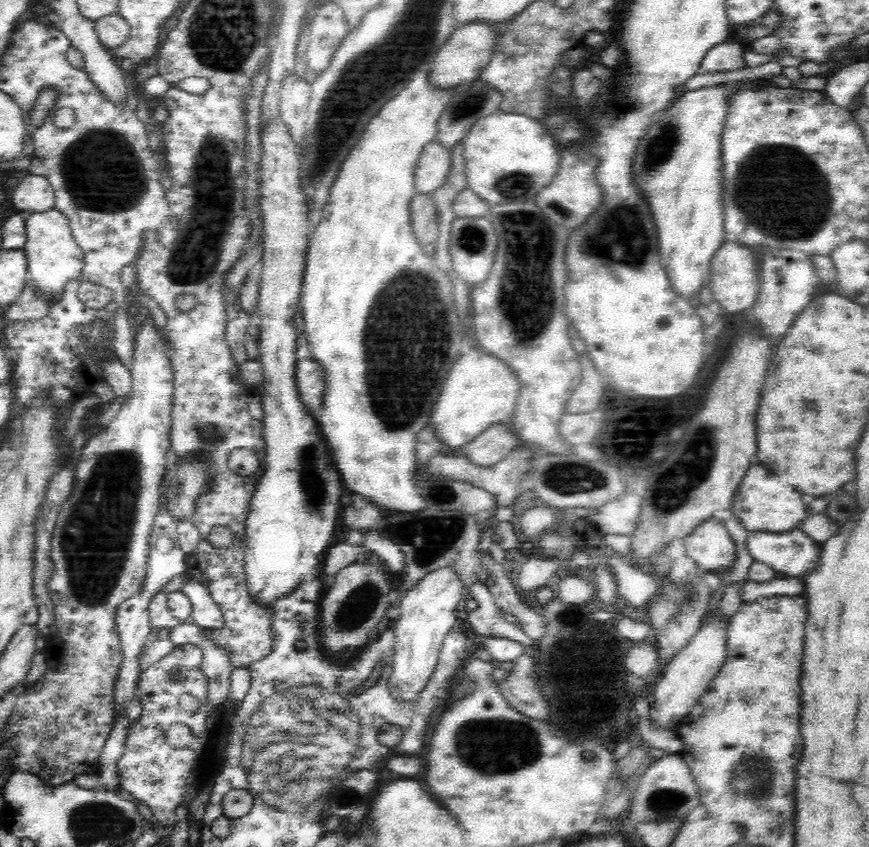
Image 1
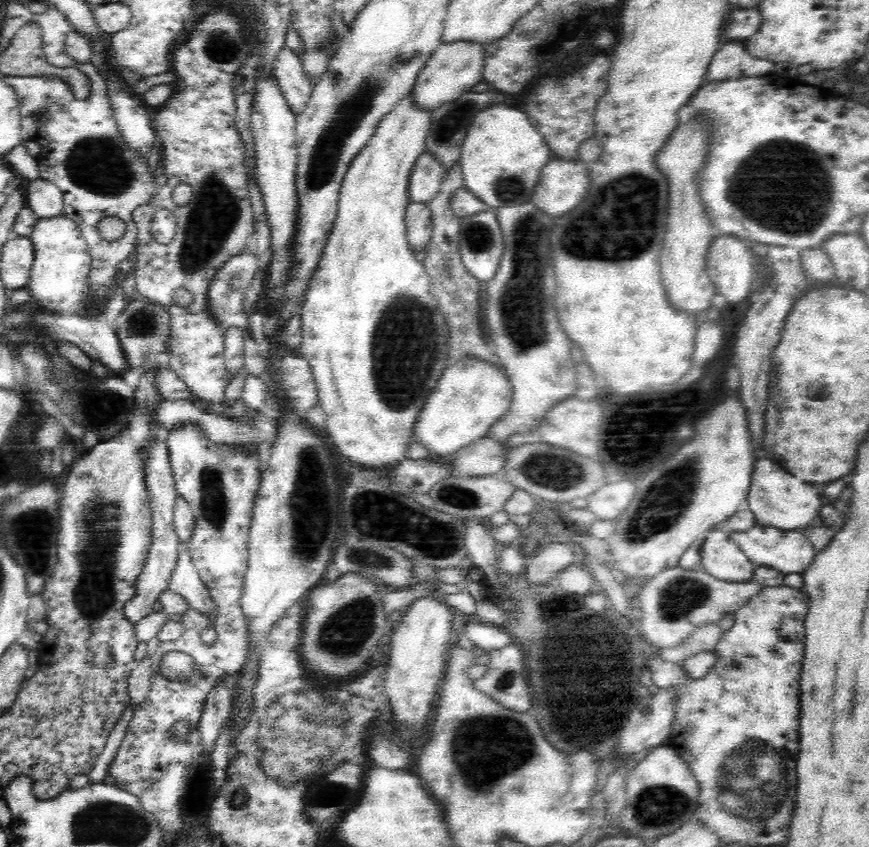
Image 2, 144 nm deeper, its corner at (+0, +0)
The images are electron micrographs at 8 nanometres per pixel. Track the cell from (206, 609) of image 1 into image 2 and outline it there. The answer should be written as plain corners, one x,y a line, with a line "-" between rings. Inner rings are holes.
180,542
180,548
178,548
178,562
170,578
170,590
176,594
182,594
188,600
192,610
206,614
208,618
216,616
216,604
210,596
210,590
204,586
196,566
192,564
186,542

